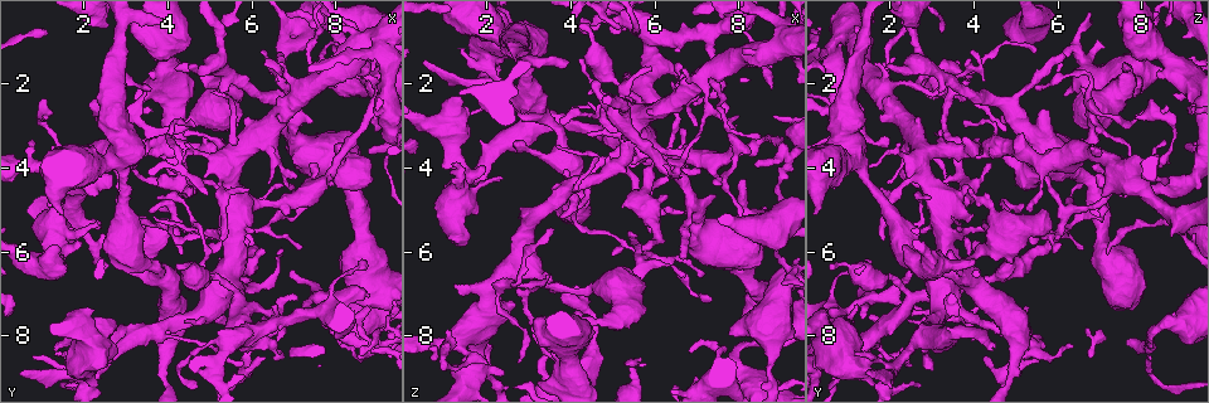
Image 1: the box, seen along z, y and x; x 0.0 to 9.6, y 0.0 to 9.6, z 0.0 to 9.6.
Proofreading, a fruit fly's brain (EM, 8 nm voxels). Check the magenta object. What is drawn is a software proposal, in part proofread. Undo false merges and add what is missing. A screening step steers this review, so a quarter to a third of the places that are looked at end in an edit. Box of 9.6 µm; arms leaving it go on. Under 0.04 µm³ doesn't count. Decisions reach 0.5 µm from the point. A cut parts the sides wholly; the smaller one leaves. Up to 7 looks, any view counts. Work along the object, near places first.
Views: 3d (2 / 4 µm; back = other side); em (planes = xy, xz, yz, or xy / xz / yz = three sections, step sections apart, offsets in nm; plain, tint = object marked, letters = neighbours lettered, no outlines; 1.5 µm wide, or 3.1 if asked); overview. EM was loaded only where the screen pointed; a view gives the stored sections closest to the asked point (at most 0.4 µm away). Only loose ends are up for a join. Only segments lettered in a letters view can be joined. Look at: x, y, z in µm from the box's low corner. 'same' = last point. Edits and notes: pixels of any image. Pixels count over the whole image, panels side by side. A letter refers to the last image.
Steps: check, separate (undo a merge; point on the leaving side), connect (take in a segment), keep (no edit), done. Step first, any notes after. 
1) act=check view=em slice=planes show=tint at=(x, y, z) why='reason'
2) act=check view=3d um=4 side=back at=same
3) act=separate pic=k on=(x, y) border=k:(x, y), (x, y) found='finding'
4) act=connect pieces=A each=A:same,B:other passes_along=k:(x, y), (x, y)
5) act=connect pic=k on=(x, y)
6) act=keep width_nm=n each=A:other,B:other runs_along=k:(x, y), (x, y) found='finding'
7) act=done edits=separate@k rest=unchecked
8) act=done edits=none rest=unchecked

act=check view=em slice=yz step=8 show=letters at=(7.10, 6.00, 6.55) why='tapers out'

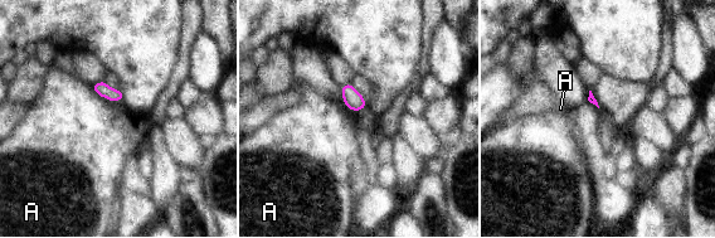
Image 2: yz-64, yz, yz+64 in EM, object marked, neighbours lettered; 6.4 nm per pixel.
act=keep longest_contact=A:100nm each=A:other border=2:(91, 86), (101, 97) found='none of them fits'

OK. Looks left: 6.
act=check view=em slice=xy step=8 show=tint at=(8.90, 1.70, 6.05)

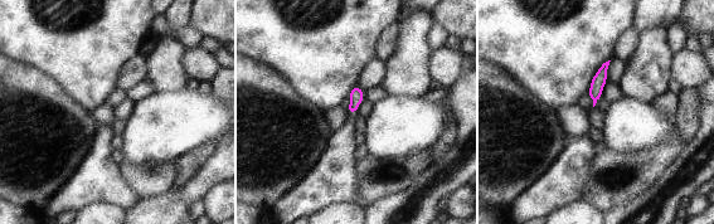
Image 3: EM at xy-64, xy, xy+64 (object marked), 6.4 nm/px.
act=check view=em slice=planes show=letters at=same why='another direction'

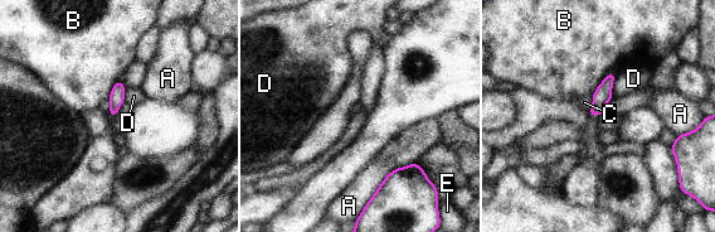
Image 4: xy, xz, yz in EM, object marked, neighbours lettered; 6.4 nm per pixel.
act=keep width_nm=100 each=A:other,B:other,C:other,D:other,E:other border=4:(592, 96), (589, 111) found='no lettered segment goes on from it'

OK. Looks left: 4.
act=check view=em slice=xz step=4 show=letters at=(4.30, 6.05, 7.15) why='end of a long branch'

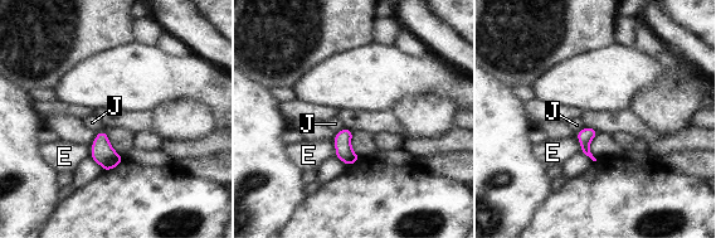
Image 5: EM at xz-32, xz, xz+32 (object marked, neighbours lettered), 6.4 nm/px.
act=keep each=E:other,J:other border=5:(575, 135), (580, 151) found='no lettered segment goes on from it'

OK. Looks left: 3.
act=done edits=none rest=unchecked

